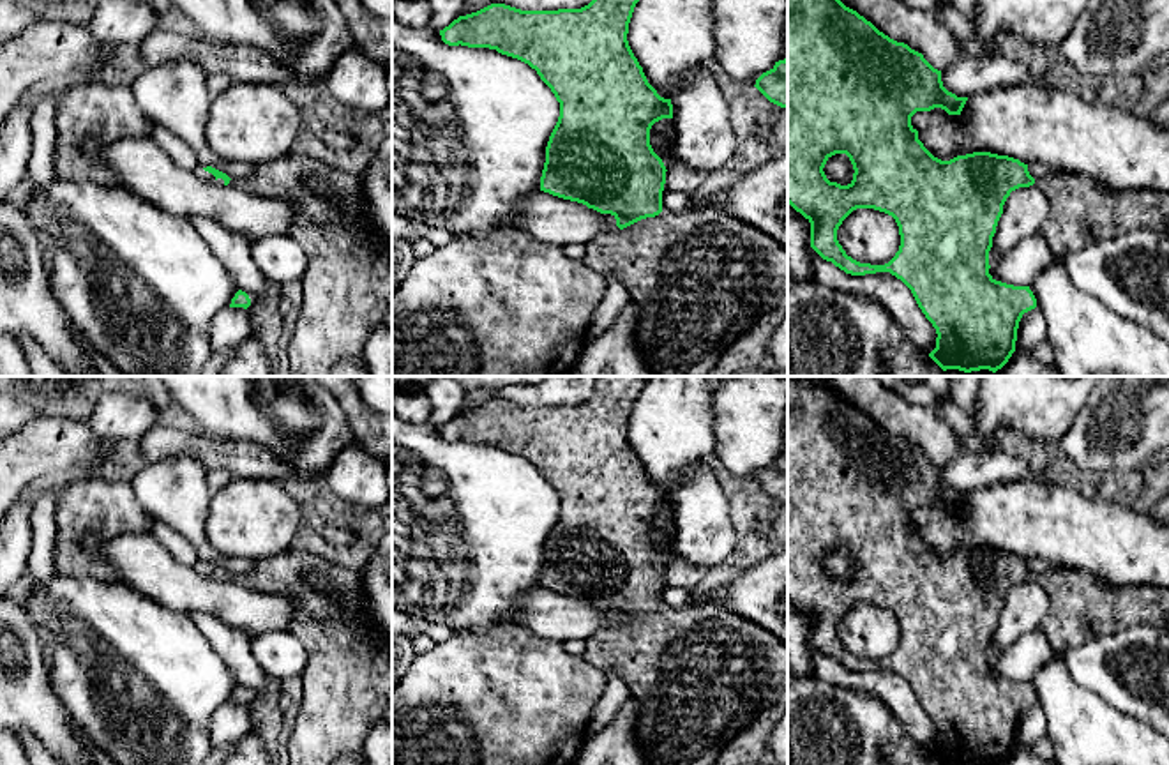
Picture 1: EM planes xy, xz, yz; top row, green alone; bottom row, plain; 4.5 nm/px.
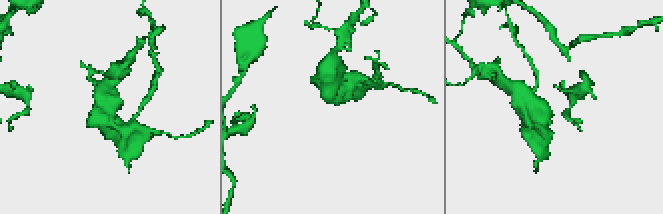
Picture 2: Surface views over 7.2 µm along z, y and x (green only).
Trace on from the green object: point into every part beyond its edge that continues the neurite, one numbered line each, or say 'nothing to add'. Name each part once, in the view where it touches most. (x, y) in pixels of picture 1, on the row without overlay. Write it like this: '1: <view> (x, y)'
1: xz (700, 674)

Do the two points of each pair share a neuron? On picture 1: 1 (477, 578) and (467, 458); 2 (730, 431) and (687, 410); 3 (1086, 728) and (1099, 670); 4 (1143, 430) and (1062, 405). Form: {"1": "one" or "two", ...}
{"1": "one", "2": "two", "3": "two", "4": "two"}

